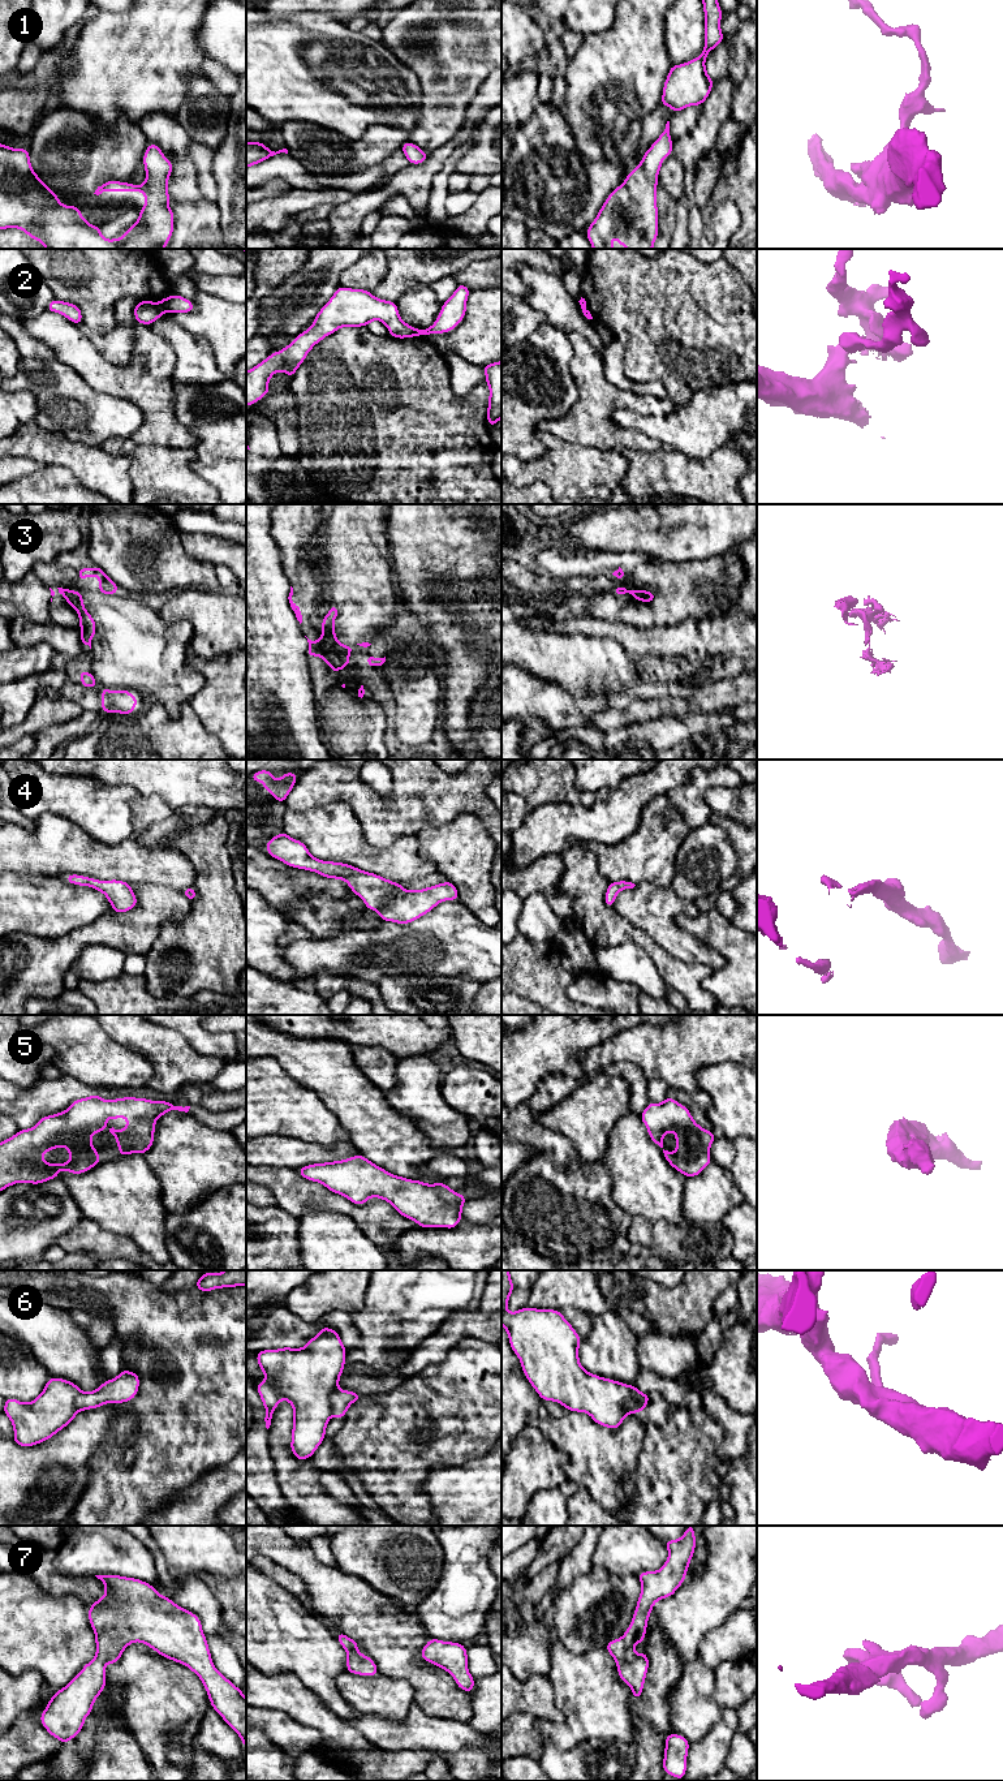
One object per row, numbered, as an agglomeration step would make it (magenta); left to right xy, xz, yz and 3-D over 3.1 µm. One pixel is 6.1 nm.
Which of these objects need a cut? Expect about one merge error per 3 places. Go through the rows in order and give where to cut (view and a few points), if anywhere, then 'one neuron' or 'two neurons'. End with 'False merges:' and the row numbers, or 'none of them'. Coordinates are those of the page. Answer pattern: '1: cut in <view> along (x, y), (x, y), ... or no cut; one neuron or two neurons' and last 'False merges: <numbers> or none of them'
1: no cut; one neuron
2: cut in xy along (159, 304), (164, 312); two neurons
3: cut in xz along (321, 637), (317, 644), (309, 646); two neurons
4: no cut; one neuron
5: no cut; one neuron
6: cut in yz along (625, 1401), (633, 1399), (646, 1405); two neurons
7: no cut; one neuron
False merges: 2, 3, 6

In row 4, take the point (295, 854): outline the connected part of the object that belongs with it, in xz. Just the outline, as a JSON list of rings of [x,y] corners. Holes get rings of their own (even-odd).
[[[285,833],[271,838],[266,848],[271,857],[288,866],[315,872],[326,878],[344,879],[365,902],[366,908],[376,911],[383,921],[410,924],[432,911],[436,904],[459,899],[457,889],[451,881],[422,890],[405,890],[400,882],[392,882],[353,865],[315,859],[302,842]]]

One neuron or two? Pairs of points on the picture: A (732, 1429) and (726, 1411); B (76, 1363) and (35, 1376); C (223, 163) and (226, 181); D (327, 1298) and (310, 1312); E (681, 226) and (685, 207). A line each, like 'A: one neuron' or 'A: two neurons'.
A: one neuron
B: two neurons
C: one neuron
D: one neuron
E: one neuron

